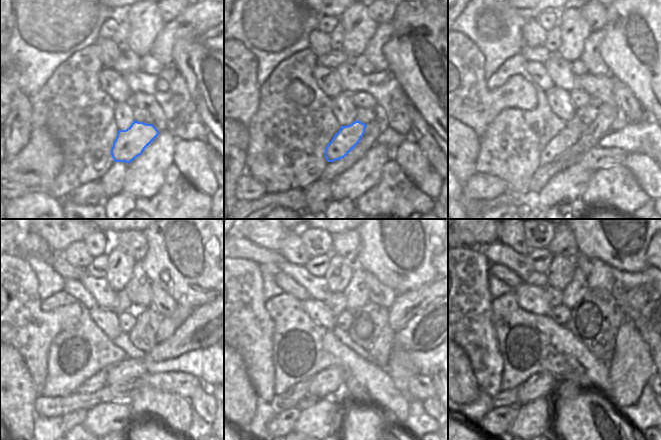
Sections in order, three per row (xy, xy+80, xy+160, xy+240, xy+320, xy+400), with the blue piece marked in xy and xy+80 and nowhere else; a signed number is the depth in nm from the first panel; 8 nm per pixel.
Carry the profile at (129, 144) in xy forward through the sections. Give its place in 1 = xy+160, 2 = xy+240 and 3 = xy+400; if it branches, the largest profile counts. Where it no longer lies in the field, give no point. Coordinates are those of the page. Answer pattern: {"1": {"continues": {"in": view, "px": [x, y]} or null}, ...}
{"1": {"continues": {"in": "xy+160", "px": [562, 142]}}, "2": {"continues": {"in": "xy+240", "px": [98, 381]}}, "3": {"continues": {"in": "xy+400", "px": [509, 398]}}}

